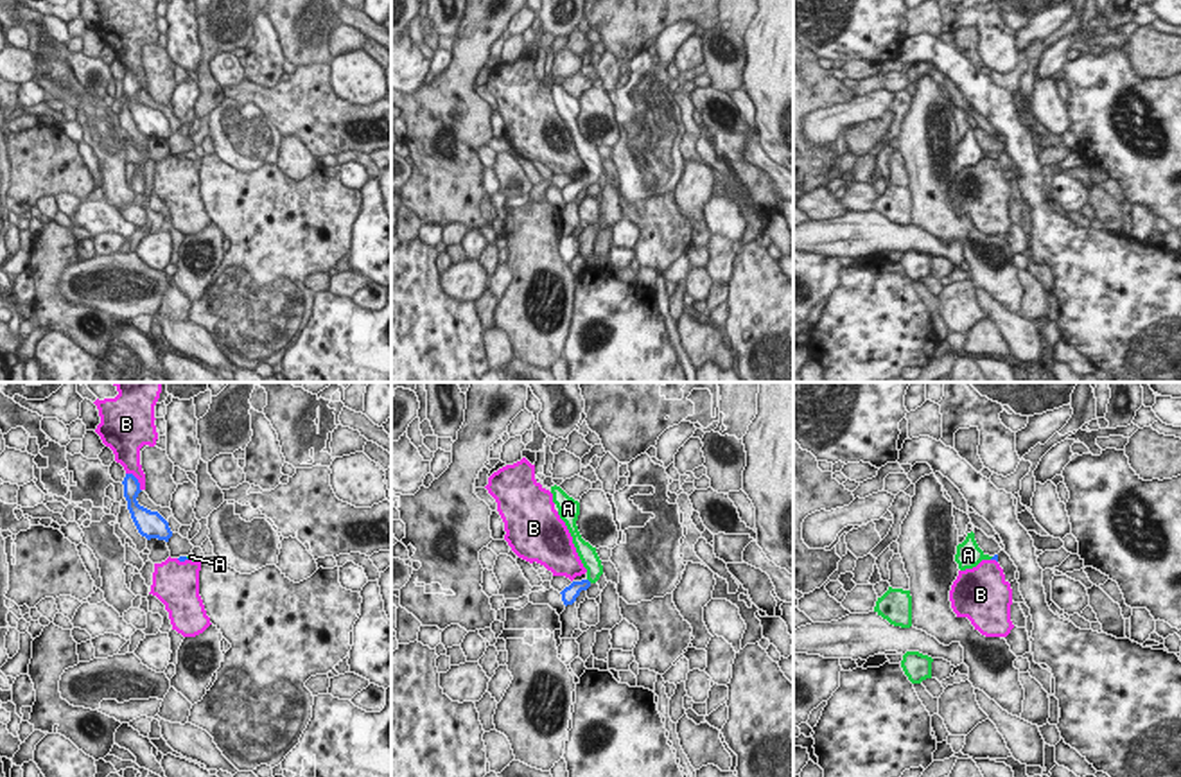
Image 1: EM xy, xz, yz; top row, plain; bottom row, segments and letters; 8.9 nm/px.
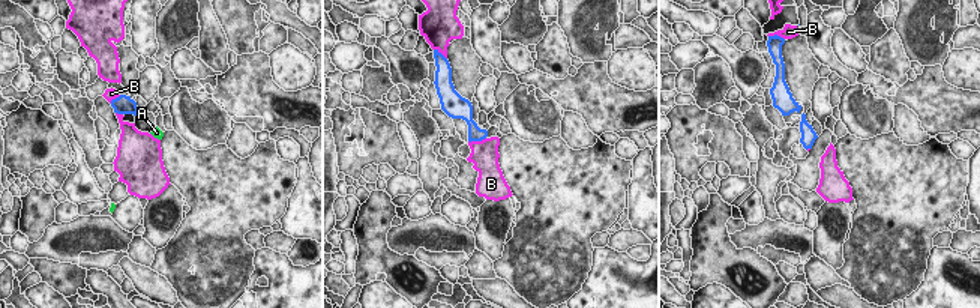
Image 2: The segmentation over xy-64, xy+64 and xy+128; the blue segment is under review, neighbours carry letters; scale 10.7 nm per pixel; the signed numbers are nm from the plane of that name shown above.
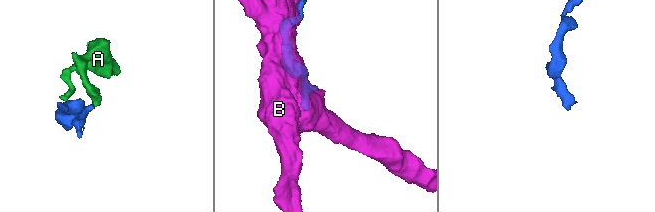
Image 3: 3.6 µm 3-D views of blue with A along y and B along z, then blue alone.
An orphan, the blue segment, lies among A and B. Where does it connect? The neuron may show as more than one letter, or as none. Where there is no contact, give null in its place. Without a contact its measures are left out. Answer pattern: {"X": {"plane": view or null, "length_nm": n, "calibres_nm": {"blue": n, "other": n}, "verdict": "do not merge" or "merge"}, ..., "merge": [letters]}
{"A": {"plane": null, "verdict": "merge"}, "B": {"plane": "xy", "length_nm": 220, "calibres_nm": {"blue": 160, "other": 220}, "verdict": "do not merge"}, "merge": ["A"]}

